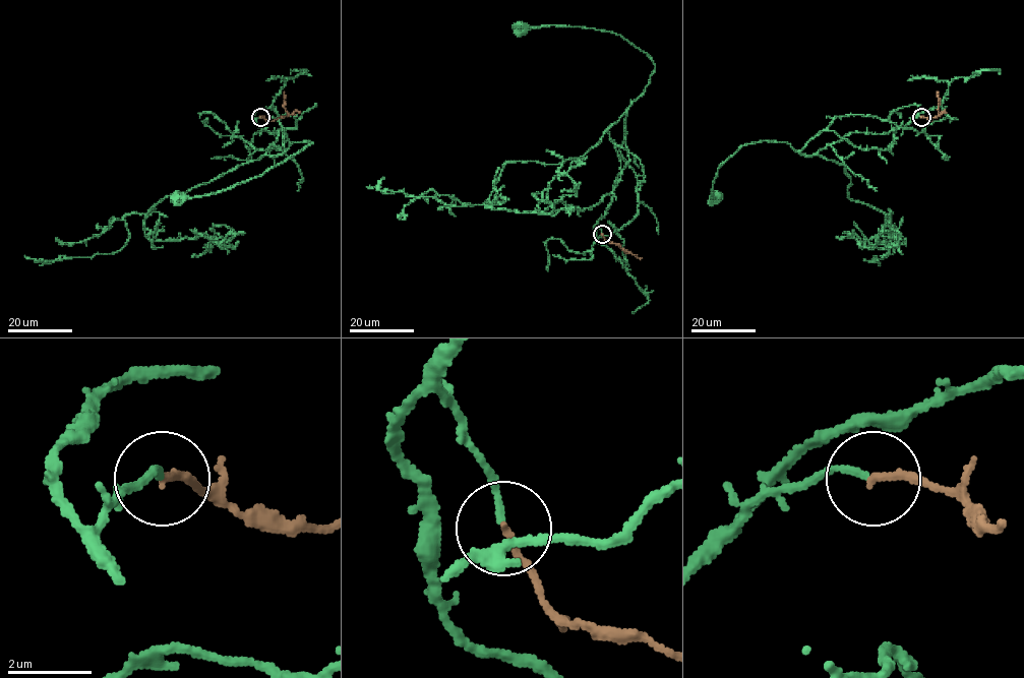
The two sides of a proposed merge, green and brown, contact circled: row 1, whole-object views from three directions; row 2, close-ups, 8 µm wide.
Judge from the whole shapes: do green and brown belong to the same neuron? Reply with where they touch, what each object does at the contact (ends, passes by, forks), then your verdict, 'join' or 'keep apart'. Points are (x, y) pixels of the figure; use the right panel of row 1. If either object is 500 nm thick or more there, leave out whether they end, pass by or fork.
at (921, 117); green ends there; brown ends there; join

